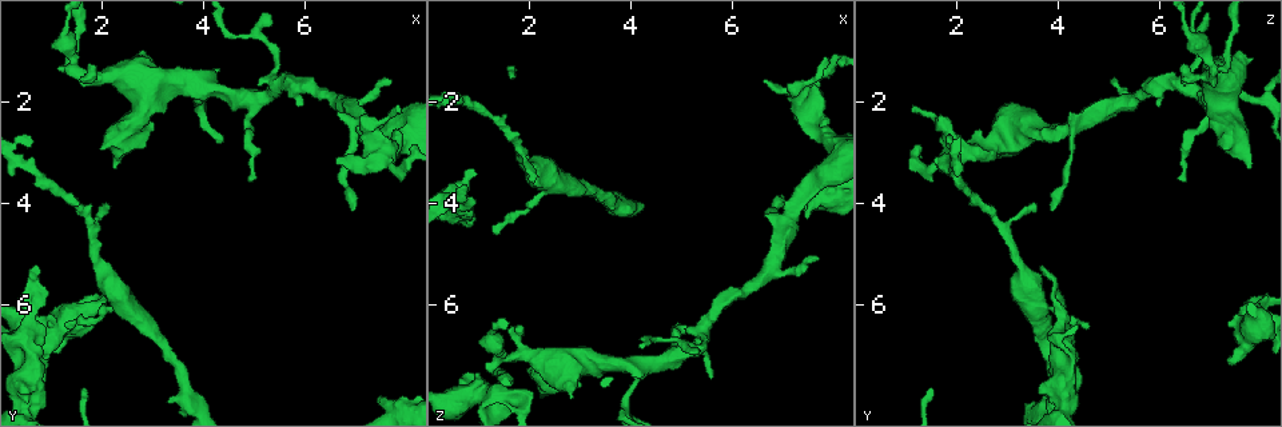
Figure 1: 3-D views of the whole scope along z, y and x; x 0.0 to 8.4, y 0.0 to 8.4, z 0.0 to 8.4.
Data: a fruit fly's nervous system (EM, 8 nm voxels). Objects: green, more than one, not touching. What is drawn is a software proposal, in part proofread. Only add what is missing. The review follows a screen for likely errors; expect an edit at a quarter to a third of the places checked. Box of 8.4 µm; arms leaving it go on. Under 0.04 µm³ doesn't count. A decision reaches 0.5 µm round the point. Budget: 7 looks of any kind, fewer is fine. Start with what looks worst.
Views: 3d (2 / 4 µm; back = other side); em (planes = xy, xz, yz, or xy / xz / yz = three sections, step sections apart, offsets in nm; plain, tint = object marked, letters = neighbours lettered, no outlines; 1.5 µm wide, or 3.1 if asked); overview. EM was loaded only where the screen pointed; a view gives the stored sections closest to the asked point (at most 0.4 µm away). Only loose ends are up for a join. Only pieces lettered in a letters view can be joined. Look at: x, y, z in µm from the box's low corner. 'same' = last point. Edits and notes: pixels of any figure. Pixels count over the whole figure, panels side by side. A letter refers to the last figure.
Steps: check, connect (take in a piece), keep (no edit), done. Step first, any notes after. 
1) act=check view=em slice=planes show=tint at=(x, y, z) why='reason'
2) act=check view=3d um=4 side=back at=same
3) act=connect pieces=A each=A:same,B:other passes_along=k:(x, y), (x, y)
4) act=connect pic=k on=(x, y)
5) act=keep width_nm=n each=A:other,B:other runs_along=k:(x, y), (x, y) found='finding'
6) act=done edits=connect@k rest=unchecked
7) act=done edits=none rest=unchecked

act=check view=em slice=xy step=8 show=tint at=(0.95, 7.15, 7.45)

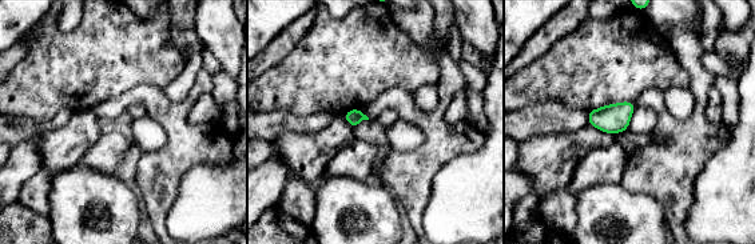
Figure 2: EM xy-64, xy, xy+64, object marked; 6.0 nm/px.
act=check view=em slice=planes show=letters at=same

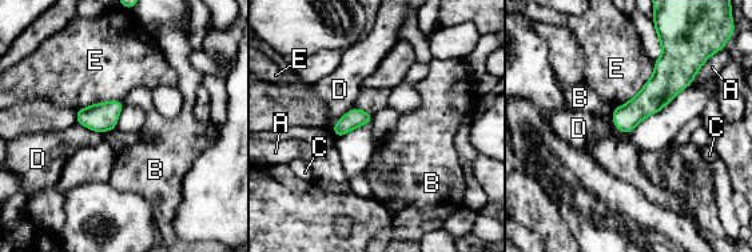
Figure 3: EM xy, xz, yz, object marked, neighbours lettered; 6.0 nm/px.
act=keep longest_contact=E:380nm each=A:other,B:other,C:other,D:other,E:other found='none of them fits'

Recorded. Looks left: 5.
act=check view=em slice=planes show=letters at=(7.65, 1.60, 5.10) why='thin end'

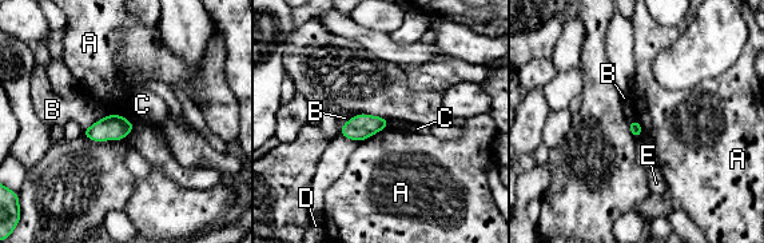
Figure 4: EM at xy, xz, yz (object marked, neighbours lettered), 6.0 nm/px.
act=keep each=A:other,B:other,C:other,D:other,E:other border=4:(389, 124), (361, 142) found='no lettered piece goes on from it'

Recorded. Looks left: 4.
act=check view=3d um=4 at=(6.95, 4.15, 3.85) why='branch stops here'

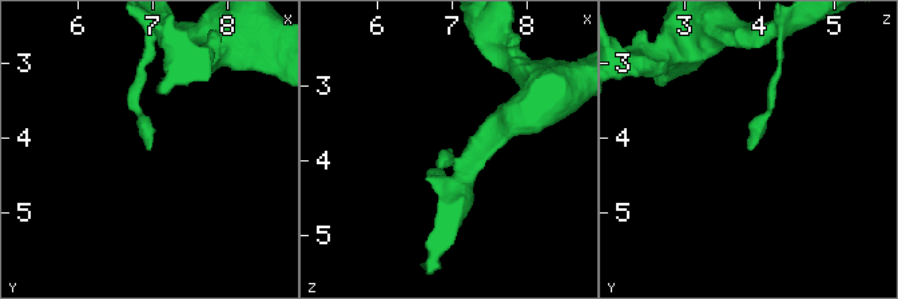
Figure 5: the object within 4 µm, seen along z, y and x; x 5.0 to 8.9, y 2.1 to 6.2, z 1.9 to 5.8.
act=check view=em slice=yz step=8 show=letters at=(6.95, 4.15, 3.85)

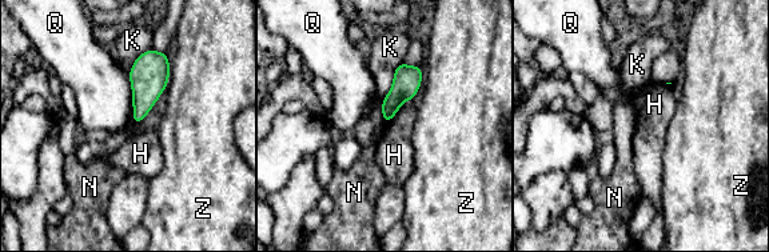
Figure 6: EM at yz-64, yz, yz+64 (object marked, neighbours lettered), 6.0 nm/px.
act=keep each=H:other,K:other,N:other,Q:other,Z:other border=6:(413, 99), (407, 99), (383, 124) found='none of them fits'

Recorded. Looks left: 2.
act=done edits=none rest=unchecked

